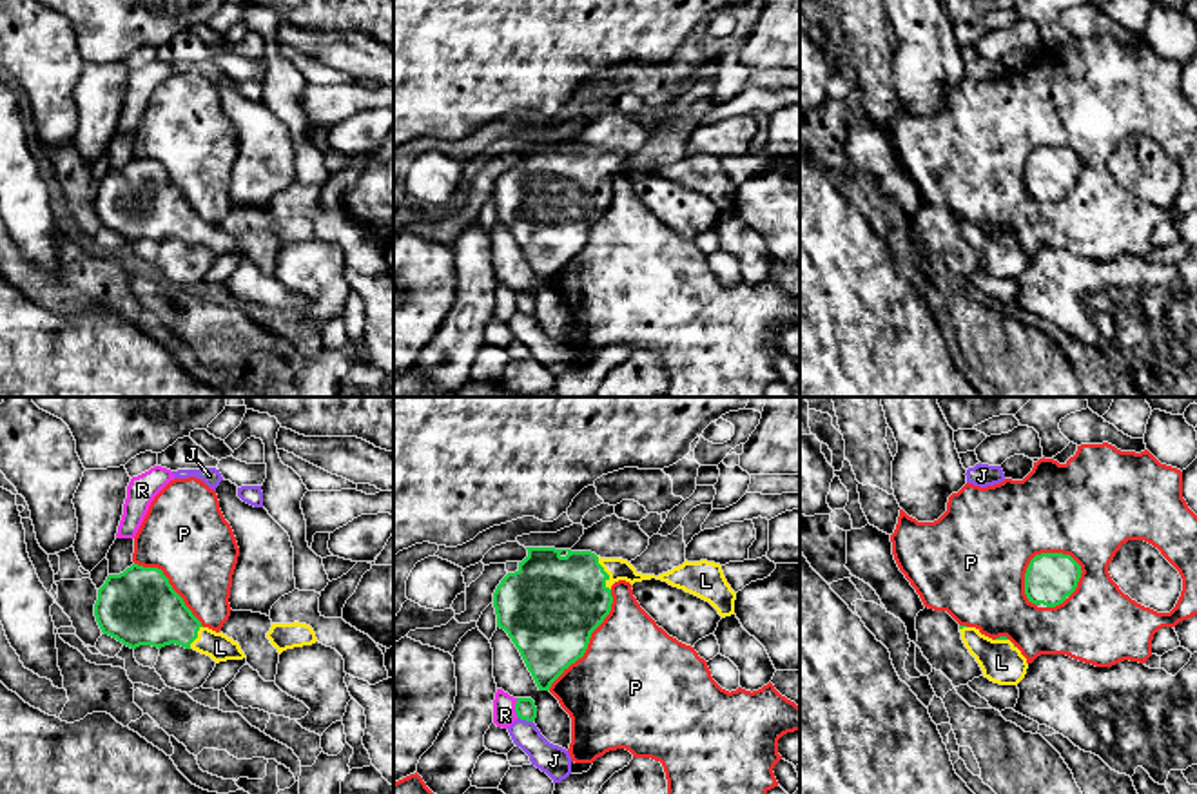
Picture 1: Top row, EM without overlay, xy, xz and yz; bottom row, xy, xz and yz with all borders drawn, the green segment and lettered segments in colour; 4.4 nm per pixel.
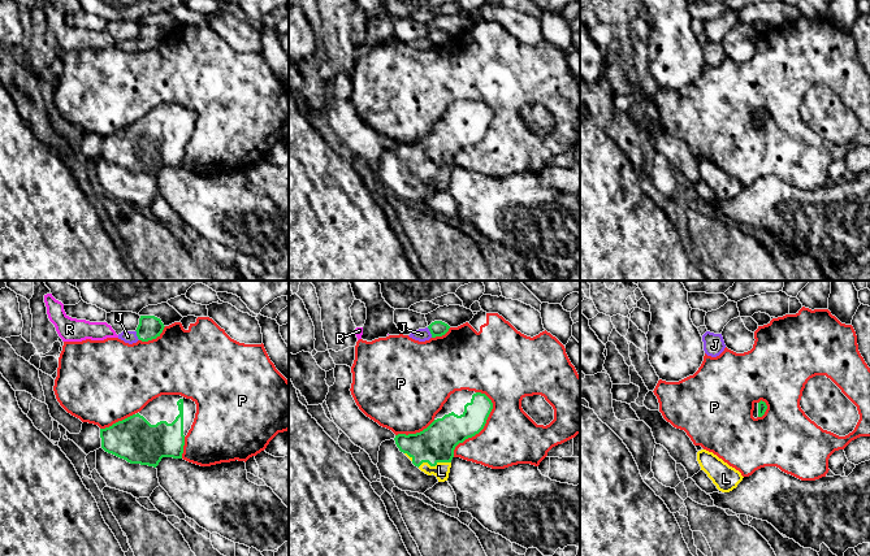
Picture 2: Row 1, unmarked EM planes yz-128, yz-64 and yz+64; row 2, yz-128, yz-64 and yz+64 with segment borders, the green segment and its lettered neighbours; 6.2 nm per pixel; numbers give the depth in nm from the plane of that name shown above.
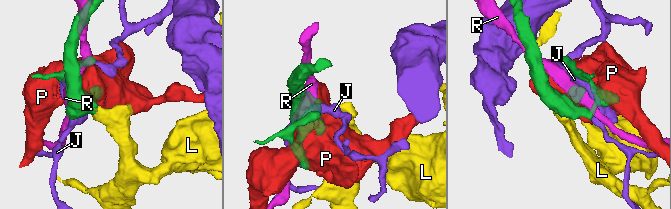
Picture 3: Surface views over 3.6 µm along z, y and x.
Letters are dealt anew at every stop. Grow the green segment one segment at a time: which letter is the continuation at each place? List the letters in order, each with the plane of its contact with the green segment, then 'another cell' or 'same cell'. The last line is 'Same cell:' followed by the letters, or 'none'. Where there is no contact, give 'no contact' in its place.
J: xz | another cell
L: xz | same cell
P: yz | another cell
R: xz | another cell
Same cell: L

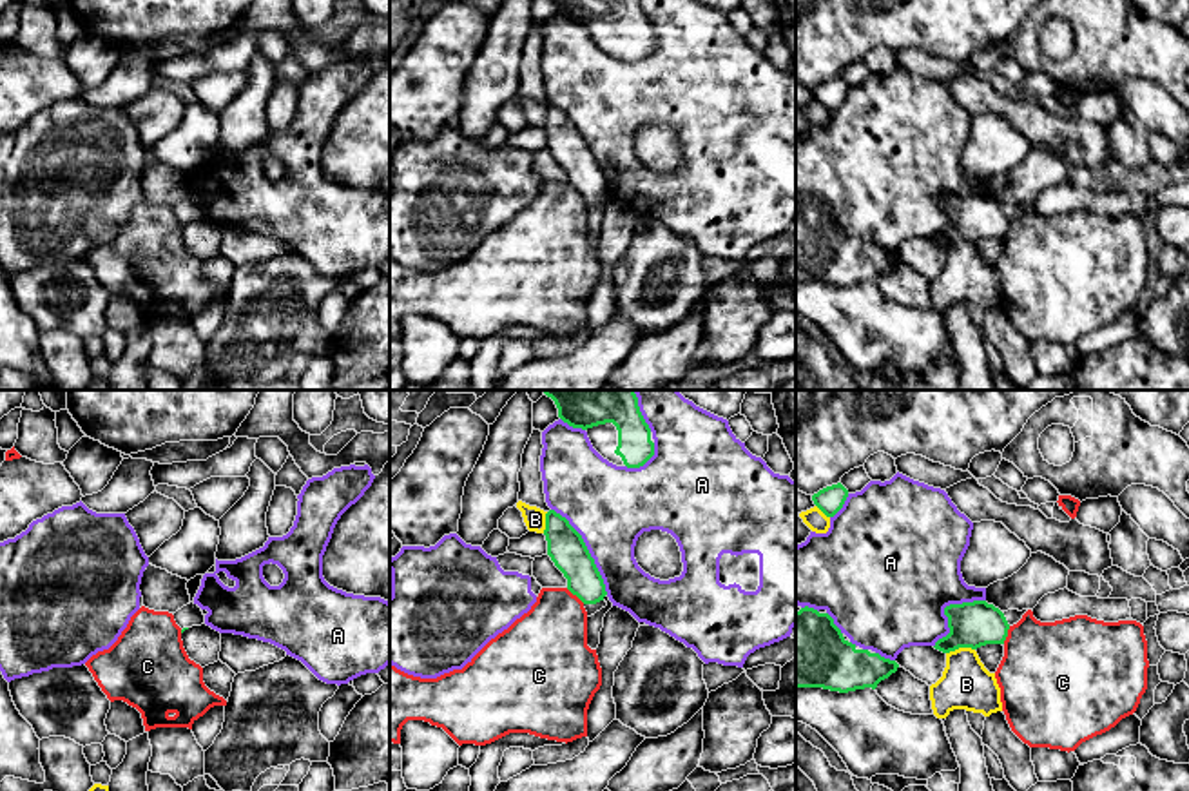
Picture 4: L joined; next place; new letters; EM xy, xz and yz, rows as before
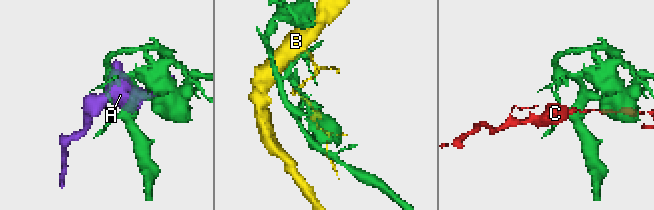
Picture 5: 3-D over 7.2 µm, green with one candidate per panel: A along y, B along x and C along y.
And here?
A: xz | another cell
B: yz | another cell
C: xz | another cell
Same cell: none

